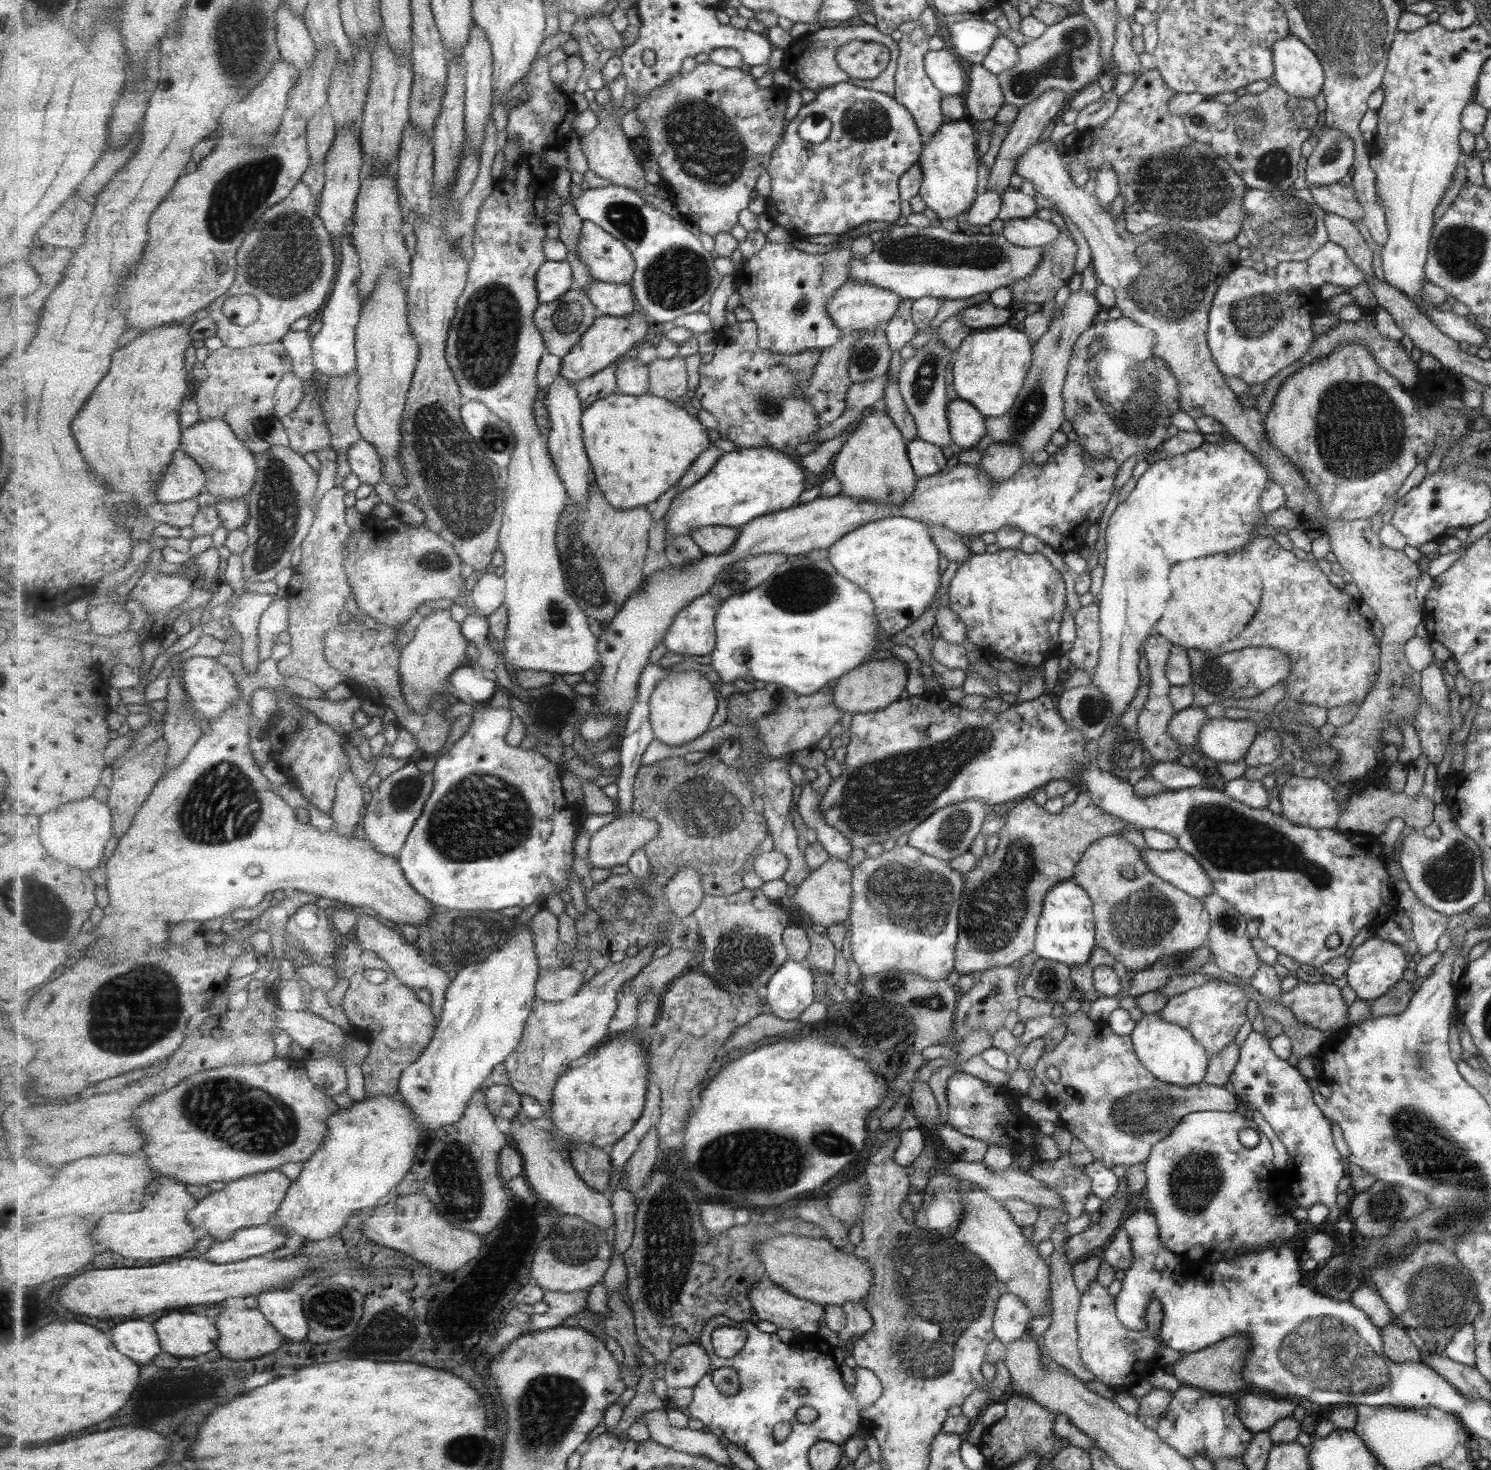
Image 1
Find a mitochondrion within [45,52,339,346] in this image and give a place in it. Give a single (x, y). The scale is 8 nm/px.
(285, 261)

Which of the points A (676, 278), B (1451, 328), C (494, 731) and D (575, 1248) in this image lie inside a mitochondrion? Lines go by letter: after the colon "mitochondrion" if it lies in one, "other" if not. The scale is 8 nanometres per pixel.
A: mitochondrion
B: other
C: other
D: mitochondrion

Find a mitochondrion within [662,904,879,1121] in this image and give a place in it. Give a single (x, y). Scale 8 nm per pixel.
(741, 955)

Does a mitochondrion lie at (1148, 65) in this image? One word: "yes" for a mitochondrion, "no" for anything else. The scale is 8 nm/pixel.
no

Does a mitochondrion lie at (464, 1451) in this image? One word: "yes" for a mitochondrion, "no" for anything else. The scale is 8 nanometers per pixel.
yes

